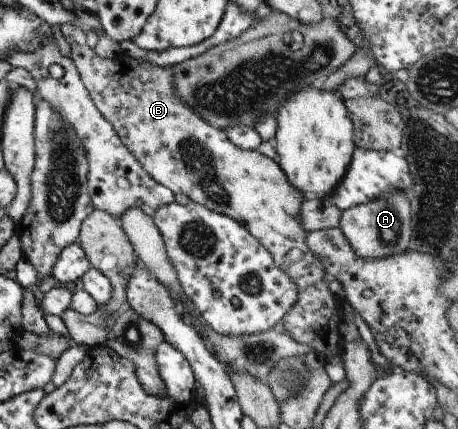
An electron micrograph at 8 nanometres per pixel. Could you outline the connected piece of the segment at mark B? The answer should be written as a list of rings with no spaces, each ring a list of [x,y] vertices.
[[[63,23],[59,25],[59,32],[69,44],[69,58],[98,114],[111,124],[119,140],[127,147],[127,150],[131,151],[143,170],[151,175],[157,184],[168,188],[174,195],[181,192],[189,198],[189,201],[207,207],[210,211],[227,215],[245,227],[247,232],[269,252],[275,266],[279,267],[279,270],[282,270],[283,274],[286,274],[297,287],[297,298],[282,318],[286,333],[295,342],[310,348],[320,358],[339,356],[341,344],[345,341],[337,330],[337,325],[341,320],[335,306],[335,298],[327,288],[329,278],[322,262],[307,246],[307,231],[304,230],[300,221],[299,209],[305,196],[287,180],[281,167],[273,159],[259,152],[241,150],[238,146],[231,144],[222,130],[209,126],[182,103],[173,94],[171,66],[155,67],[144,61],[128,58],[123,67],[117,60],[101,59],[95,55],[93,49],[87,47],[85,31],[77,25]]]

